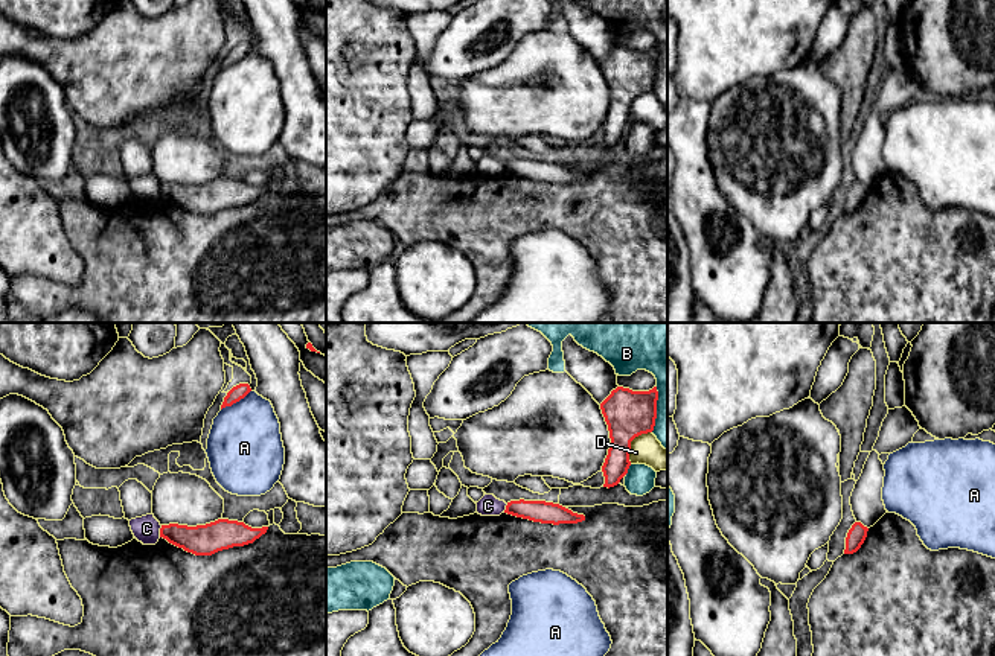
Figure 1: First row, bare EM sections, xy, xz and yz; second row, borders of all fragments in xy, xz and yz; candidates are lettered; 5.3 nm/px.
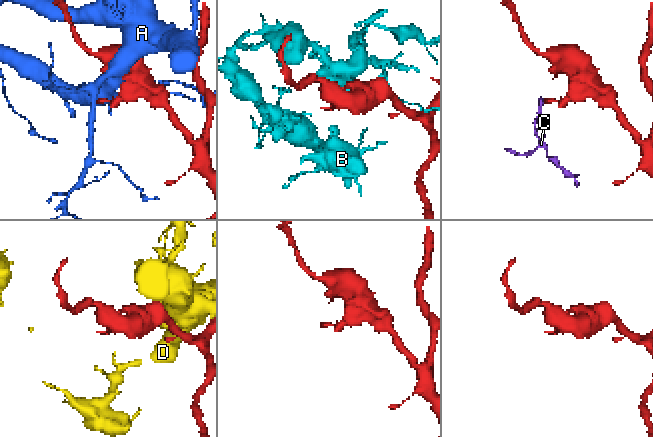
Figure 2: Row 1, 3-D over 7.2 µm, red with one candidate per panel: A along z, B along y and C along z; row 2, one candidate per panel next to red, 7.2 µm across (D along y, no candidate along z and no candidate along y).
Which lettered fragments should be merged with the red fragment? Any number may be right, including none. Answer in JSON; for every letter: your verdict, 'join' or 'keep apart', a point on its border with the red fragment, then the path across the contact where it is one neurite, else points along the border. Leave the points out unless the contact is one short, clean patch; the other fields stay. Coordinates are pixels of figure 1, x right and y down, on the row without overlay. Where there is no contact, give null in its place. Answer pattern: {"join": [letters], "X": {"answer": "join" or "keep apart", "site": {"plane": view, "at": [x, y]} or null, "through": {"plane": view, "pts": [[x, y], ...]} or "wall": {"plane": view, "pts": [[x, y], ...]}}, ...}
{"join": [], "A": {"answer": "keep apart", "site": {"plane": "xy", "at": [235, 61]}}, "B": {"answer": "keep apart", "site": {"plane": "xz", "at": [655, 69]}}, "C": {"answer": "keep apart", "site": {"plane": "xy", "at": [160, 191]}, "wall": {"plane": "xy", "pts": [[162, 184], [159, 195]]}}, "D": {"answer": "keep apart", "site": {"plane": "xz", "at": [630, 102]}}}

